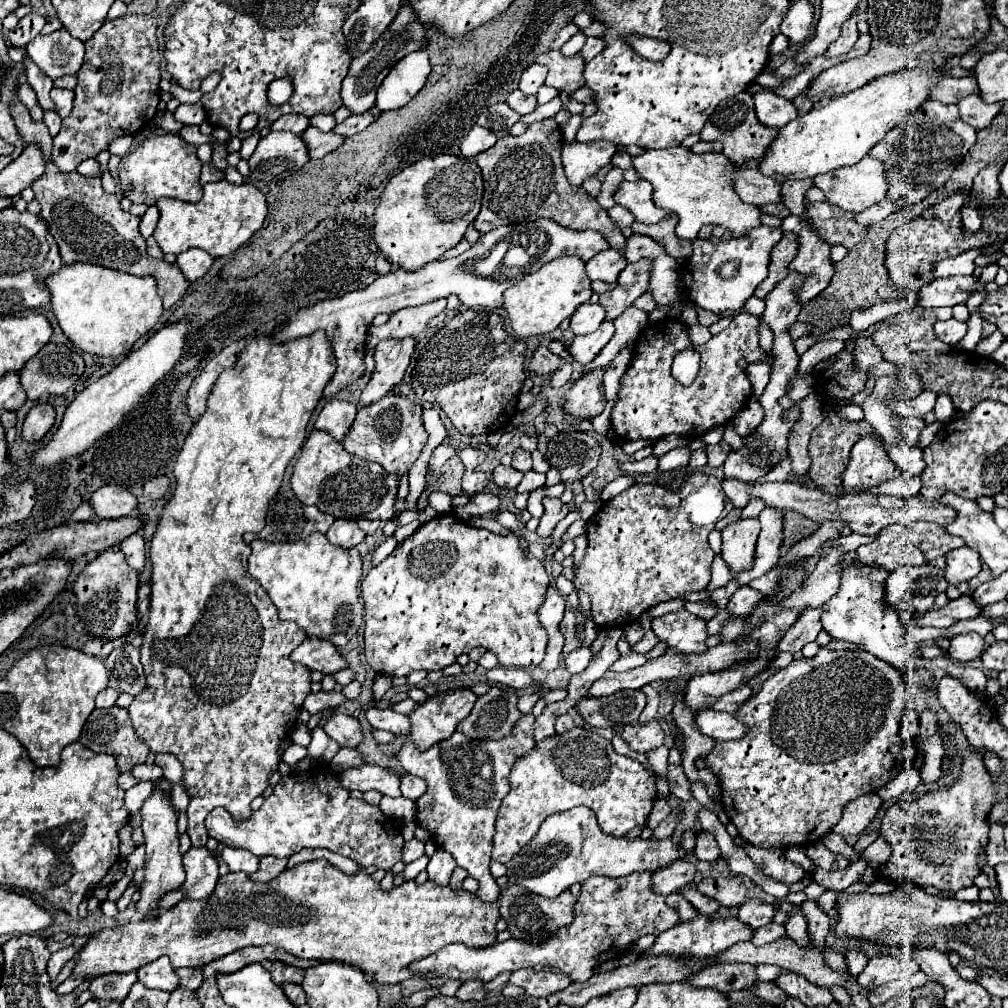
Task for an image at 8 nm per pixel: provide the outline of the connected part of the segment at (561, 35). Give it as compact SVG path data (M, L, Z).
M569 23L562 28L562 30L560 30L550 49L560 49L563 44L566 43L574 34L576 34L576 32L579 32L579 30L580 28L574 23Z

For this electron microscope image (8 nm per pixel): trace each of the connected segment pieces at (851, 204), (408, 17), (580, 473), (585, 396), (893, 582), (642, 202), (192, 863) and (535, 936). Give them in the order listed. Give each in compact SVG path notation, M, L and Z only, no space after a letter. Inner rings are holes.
M866 156L864 160L860 160L858 164L854 166L846 166L846 168L836 168L836 170L830 170L826 174L820 174L814 178L814 186L818 186L824 194L826 194L826 200L840 206L842 210L848 210L848 212L862 212L866 210L868 206L880 202L884 196L886 196L886 190L888 190L888 176L886 176L886 170L884 170L884 164L878 162L876 158L872 156Z
M406 2L400 8L400 14L396 16L396 20L390 24L390 28L384 32L384 36L372 44L372 50L368 50L364 56L354 58L348 70L348 76L342 82L342 102L344 106L352 112L352 114L362 114L364 110L368 110L368 106L374 106L376 102L376 90L380 86L380 82L384 80L384 76L388 74L388 70L406 54L418 50L424 42L426 36L426 28L416 20L414 12L406 6Z
M584 432L556 434L548 440L544 460L556 468L562 482L578 482L598 466L600 444L594 436Z
M594 368L582 374L564 396L564 412L580 418L594 418L606 408L602 376L606 368Z
M924 564L924 566L900 566L888 574L884 584L884 600L896 614L912 610L916 614L926 614L932 610L936 596L946 592L948 582L944 570Z
M646 180L636 182L622 182L620 188L614 192L614 202L620 206L626 206L638 222L654 224L666 218L670 212L660 210L652 202L652 184Z
M192 846L183 855L186 872L184 886L180 886L186 900L200 900L212 894L218 882L218 862L216 856L206 846Z
M508 886L500 892L498 906L500 906L500 916L508 922L508 930L512 934L512 938L522 940L522 942L546 942L548 938L556 936L556 930L572 924L576 898L572 896L570 890L564 890L558 898L548 900L548 898L532 894L520 886Z

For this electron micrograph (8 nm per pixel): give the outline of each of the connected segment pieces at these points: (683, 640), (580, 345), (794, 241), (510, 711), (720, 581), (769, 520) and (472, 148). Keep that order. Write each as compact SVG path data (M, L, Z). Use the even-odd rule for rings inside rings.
M678 610L678 612L666 614L666 616L654 618L652 620L652 632L658 636L660 642L666 642L668 648L680 650L682 654L704 654L704 650L708 650L708 646L706 646L706 638L708 638L706 622L696 618L688 610Z
M604 320L596 332L586 336L576 336L570 346L570 354L580 364L588 364L598 356L598 352L610 342L612 336L614 336L614 324Z
M792 232L790 234L784 234L782 240L774 246L774 250L770 252L770 266L768 266L768 278L756 288L754 296L758 298L766 298L766 294L780 282L788 276L788 266L792 262L792 258L796 256L796 250L798 250L798 236Z
M492 686L488 694L480 696L470 716L462 720L456 730L476 740L496 740L512 734L512 726L522 718L516 708L516 692L508 686Z
M716 554L716 556L714 556L712 566L710 566L710 572L712 572L712 580L710 580L710 584L706 586L706 592L714 592L714 590L726 586L726 584L734 578L732 572L728 570L728 564L726 564L724 558L722 558L722 554Z
M764 508L760 514L760 522L762 522L762 530L756 542L752 570L742 570L740 574L736 574L736 580L742 586L772 570L780 558L778 548L782 542L782 512L774 508Z
M474 126L474 128L468 132L468 136L464 138L460 150L462 150L462 156L474 158L474 156L478 156L480 152L488 150L490 146L494 146L494 144L496 144L496 136L494 136L490 130L480 128L480 126Z

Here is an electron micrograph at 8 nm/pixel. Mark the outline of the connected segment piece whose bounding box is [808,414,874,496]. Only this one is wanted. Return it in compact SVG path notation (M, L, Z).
M836 414L824 416L824 422L812 432L812 440L808 446L808 452L812 458L808 474L822 486L822 492L828 492L832 496L842 496L842 488L840 488L842 486L842 472L850 460L850 450L858 442L858 438L868 436L868 434L874 434L874 430L864 420L862 422L848 422L848 420L838 418Z

